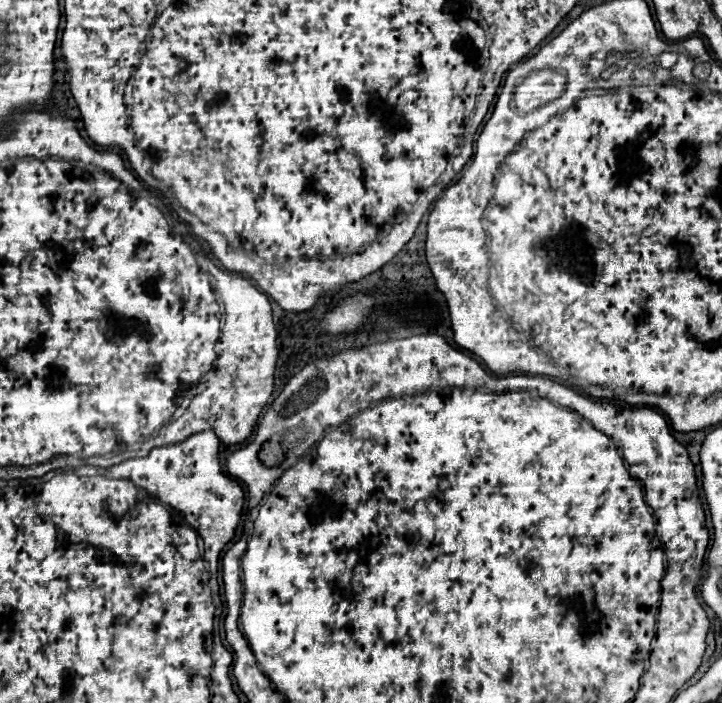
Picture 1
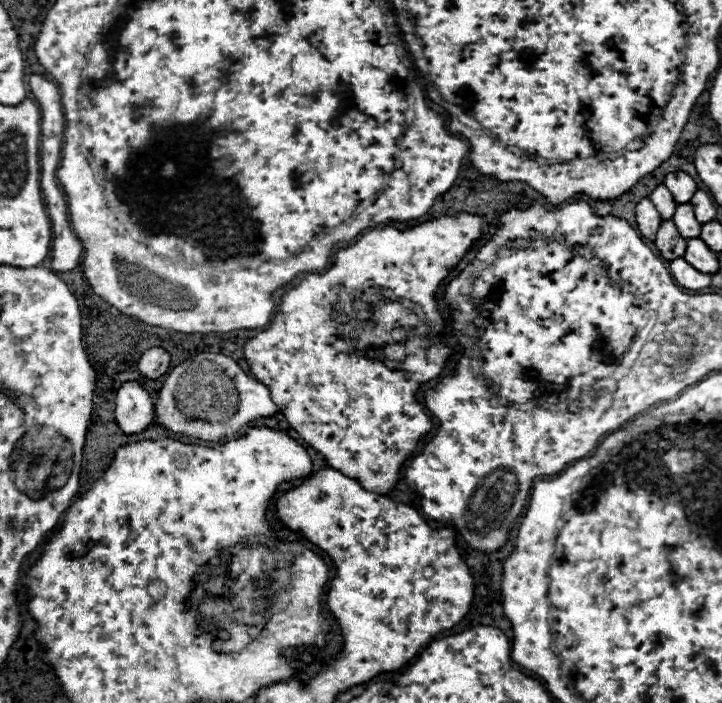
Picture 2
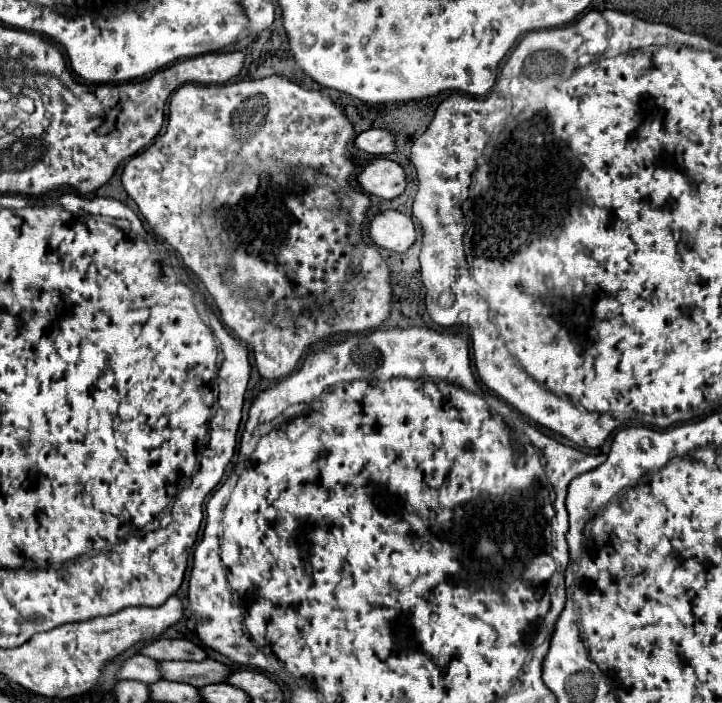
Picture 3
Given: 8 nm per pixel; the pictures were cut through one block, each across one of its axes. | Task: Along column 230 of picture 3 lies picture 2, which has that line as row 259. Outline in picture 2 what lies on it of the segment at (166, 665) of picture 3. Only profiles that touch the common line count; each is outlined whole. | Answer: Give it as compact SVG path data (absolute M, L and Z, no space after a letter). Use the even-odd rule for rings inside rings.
M662 220L654 244L660 250L662 258L666 258L666 260L680 258L680 256L684 256L684 250L686 250L686 240L678 234L672 220Z

